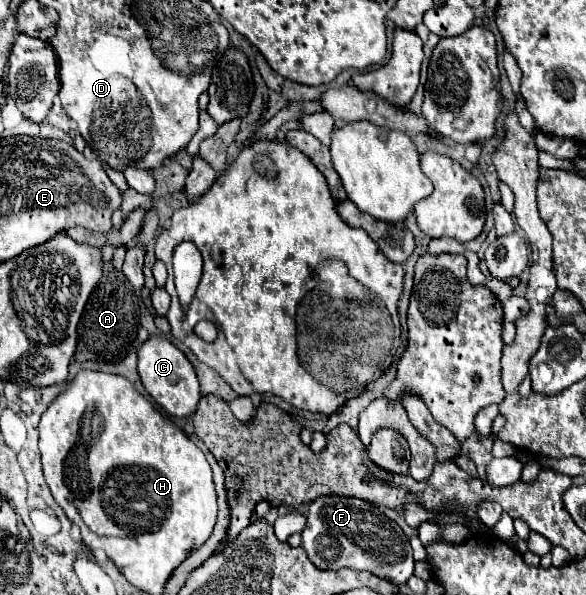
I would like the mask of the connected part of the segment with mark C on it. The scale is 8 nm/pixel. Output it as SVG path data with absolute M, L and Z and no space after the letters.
M149 337L139 349L139 375L147 393L173 417L191 417L197 411L201 389L193 365L173 343L165 337Z

